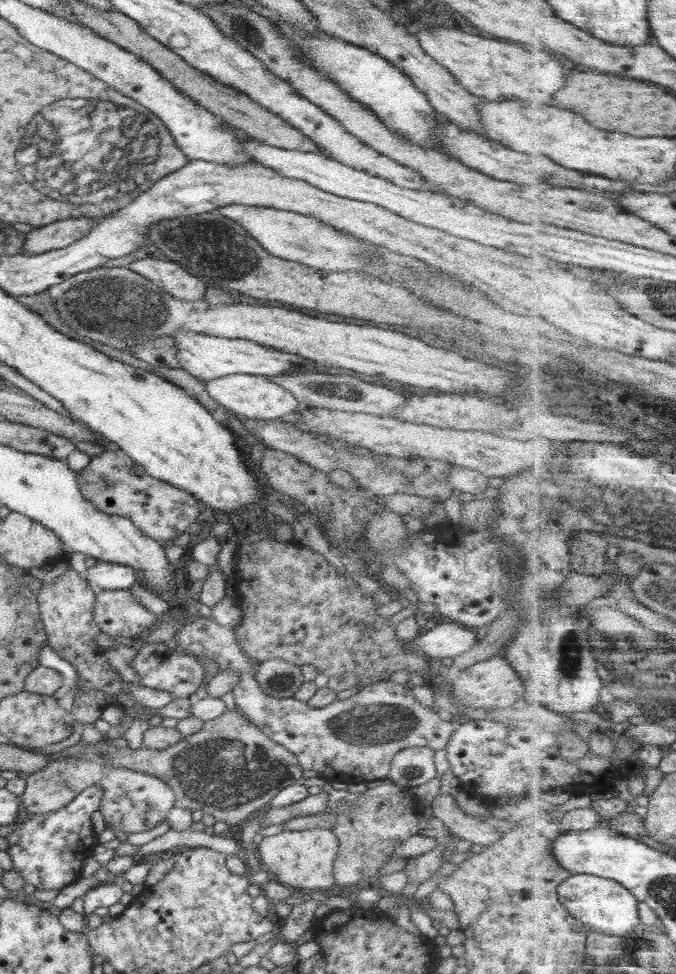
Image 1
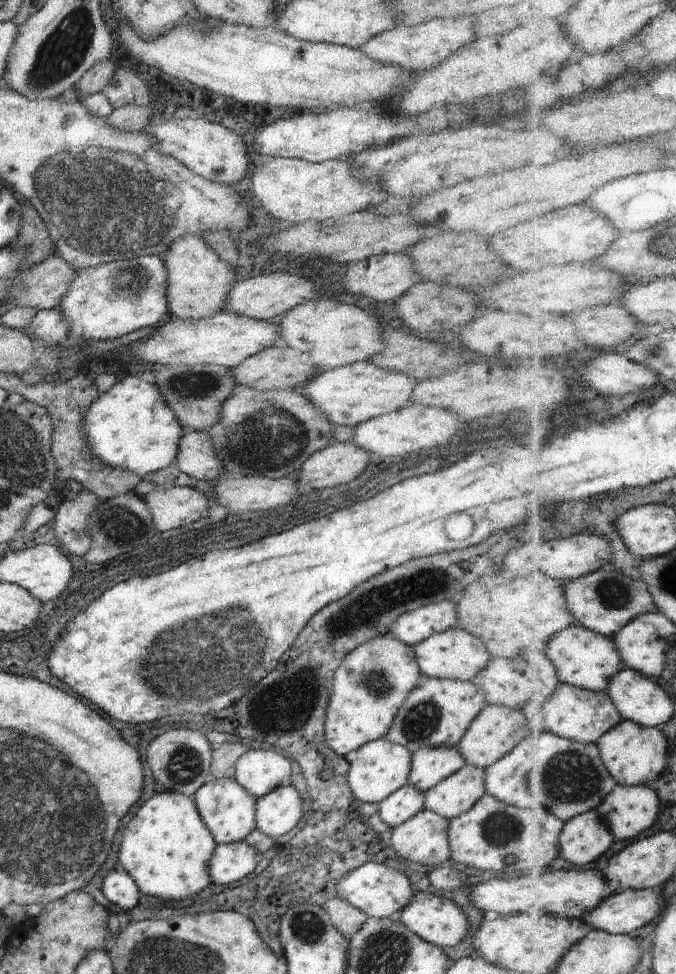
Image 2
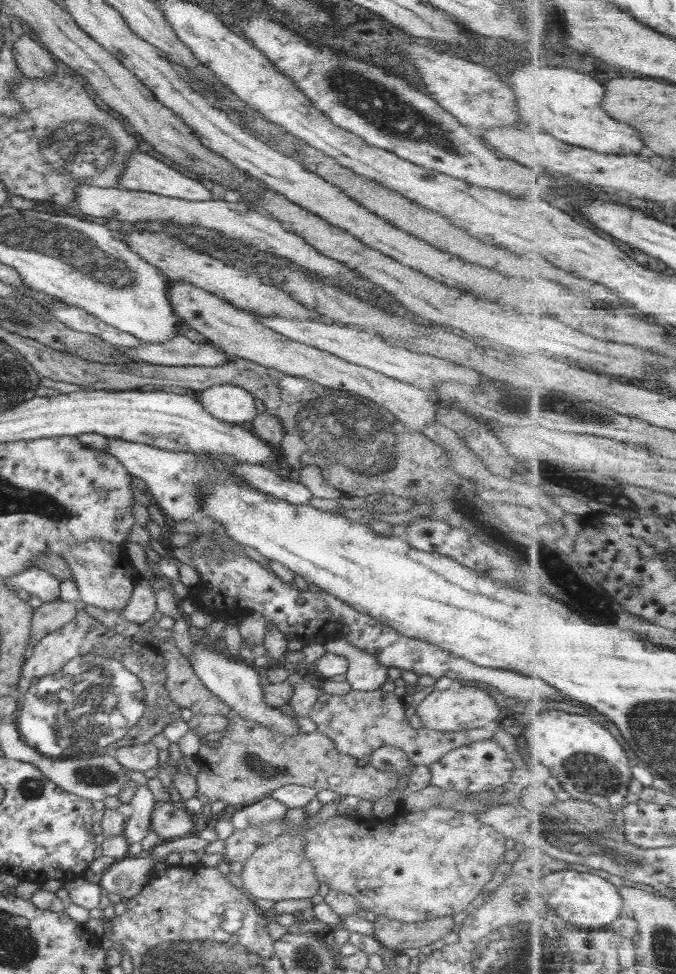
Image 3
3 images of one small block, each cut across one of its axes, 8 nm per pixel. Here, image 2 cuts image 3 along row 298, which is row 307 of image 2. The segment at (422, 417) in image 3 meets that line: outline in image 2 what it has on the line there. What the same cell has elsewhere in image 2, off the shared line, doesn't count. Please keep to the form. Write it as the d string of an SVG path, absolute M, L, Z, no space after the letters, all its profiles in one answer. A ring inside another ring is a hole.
M192 234L176 238L168 246L168 250L162 252L159 257L168 272L166 300L168 300L170 317L199 320L218 313L228 297L228 292L237 282L232 266L224 264L202 238Z

